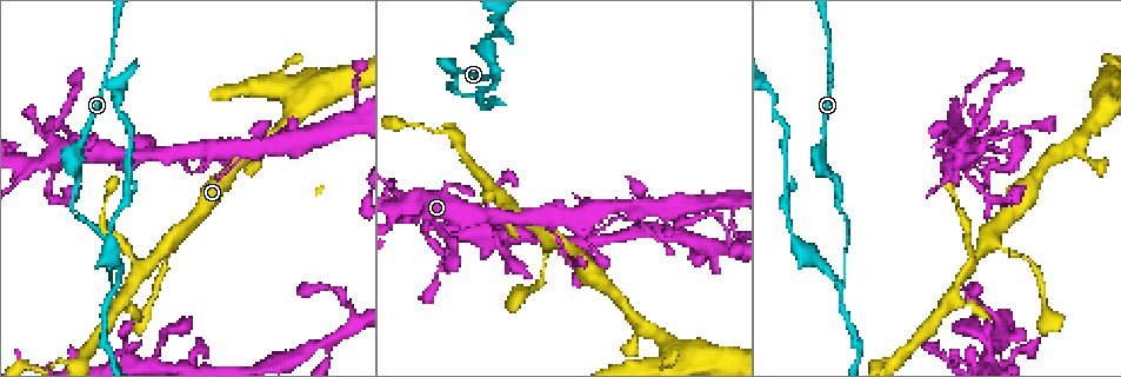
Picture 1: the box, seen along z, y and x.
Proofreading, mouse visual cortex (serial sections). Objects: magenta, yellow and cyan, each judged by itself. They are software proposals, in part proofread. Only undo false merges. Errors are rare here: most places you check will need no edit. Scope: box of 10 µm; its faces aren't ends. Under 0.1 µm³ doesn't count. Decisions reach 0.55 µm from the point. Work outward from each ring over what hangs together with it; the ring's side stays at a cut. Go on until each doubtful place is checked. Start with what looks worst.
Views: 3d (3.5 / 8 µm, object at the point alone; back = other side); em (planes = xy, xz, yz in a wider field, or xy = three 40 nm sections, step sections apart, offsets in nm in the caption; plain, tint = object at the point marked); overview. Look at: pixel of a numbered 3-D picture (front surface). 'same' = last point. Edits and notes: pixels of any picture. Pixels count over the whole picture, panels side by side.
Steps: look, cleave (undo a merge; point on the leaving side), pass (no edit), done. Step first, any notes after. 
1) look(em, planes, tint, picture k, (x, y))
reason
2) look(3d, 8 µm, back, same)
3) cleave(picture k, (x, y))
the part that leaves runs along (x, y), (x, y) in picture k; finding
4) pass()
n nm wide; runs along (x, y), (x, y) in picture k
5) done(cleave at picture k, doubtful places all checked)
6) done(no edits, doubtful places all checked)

look(3d, 3.5 µm, picture 1, (80, 143))
sharp bend

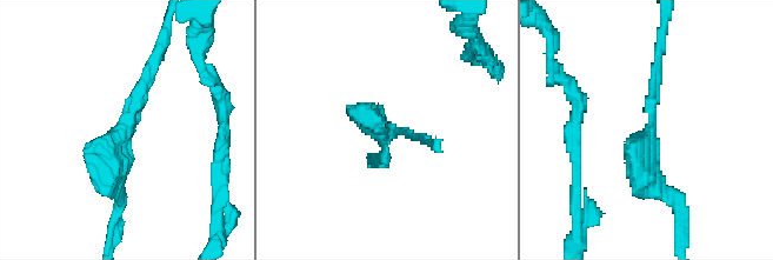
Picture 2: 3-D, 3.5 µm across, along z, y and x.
look(em, xy, step 2, tint, picture 2, (392, 129))
now the EM

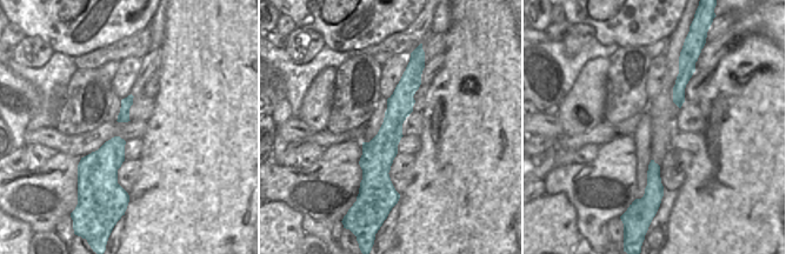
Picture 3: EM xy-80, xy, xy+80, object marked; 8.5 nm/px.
pass()
280 nm wide; runs along (408, 71), (381, 149), (381, 191) in picture 3; continuous, no second cell

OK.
look(3d, 3.5 µm, picture 1, (842, 212))
sharp bend

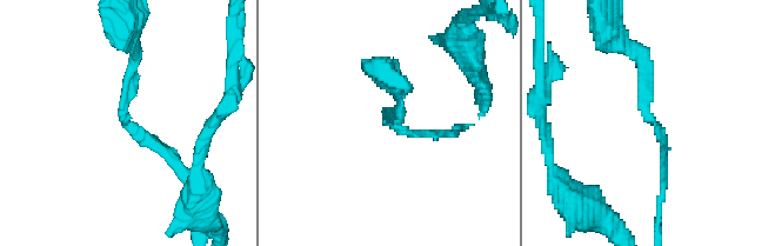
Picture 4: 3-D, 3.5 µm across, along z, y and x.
look(em, xy, step 2, tint, picture 4, (383, 122))
shape alone is not enough

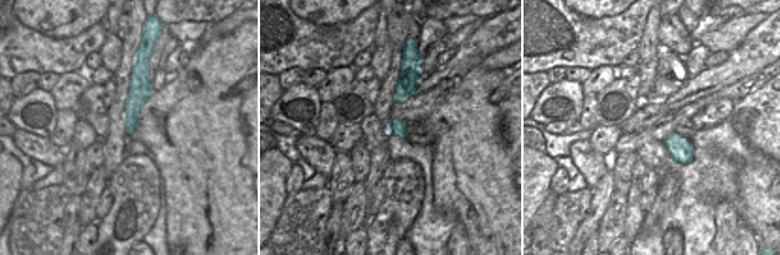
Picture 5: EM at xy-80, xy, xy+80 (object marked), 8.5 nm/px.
pass()
runs along (139, 68), (139, 91), (128, 129) in picture 5; one cell here

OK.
look(3d, 3.5 µm, picture 1, (493, 88))
narrows sharply

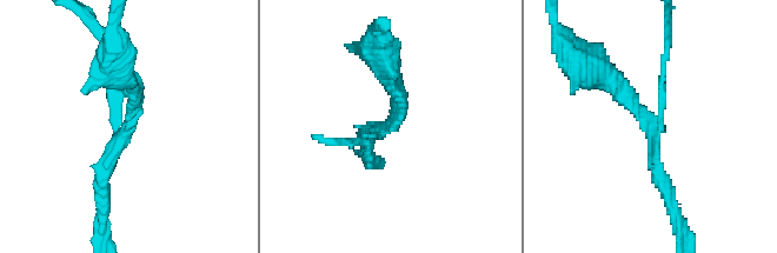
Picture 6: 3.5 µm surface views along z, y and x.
look(em, xy, step 5, plain, picture 6, (127, 120))
3 arms; arms of 100, 200, 250 nm; need the tissue

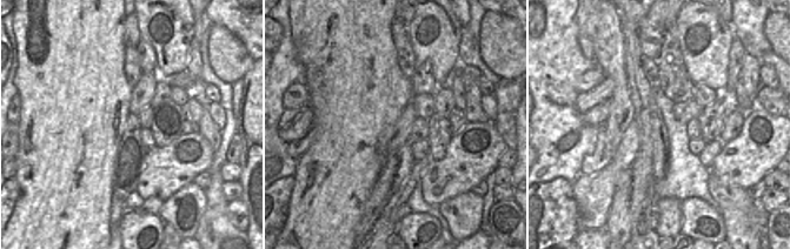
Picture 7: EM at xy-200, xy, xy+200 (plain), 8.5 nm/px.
look(em, xy, step 5, tint, same)
where the object lies

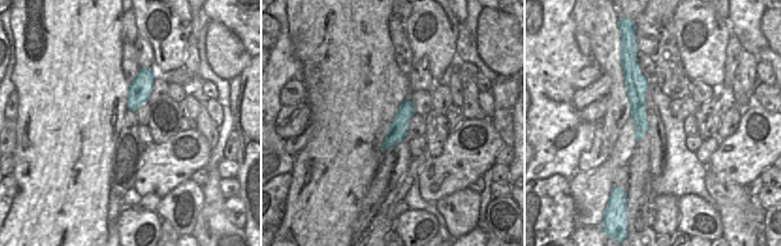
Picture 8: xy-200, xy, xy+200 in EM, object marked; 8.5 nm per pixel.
cleave(picture 6, (658, 174))
the part that leaves runs along (652, 118), (571, 53) in picture 6; a second cell is stuck on

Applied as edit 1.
done(cleave at picture 6, doubtful places all checked)

